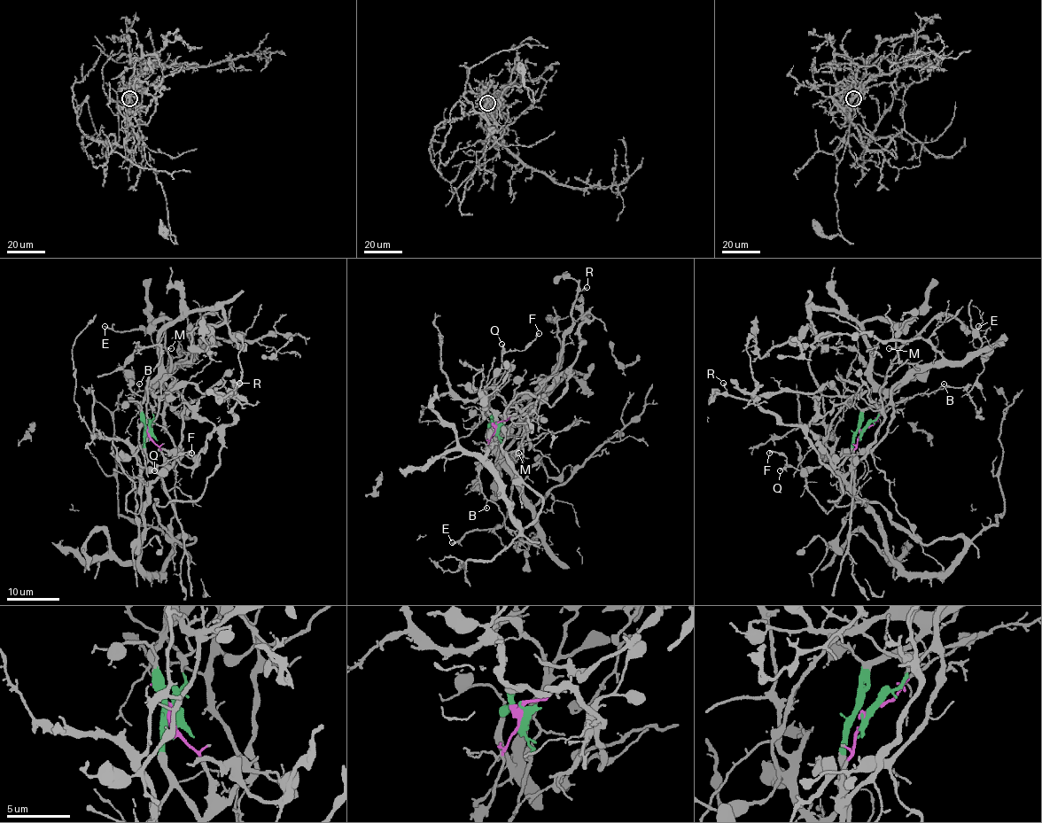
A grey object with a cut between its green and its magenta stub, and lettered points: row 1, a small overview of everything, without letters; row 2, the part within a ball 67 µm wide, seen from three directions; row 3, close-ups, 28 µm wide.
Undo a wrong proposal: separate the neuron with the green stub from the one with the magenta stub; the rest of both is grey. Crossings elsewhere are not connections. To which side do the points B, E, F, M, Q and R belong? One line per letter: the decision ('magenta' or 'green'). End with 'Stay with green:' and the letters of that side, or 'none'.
B: magenta
E: magenta
F: green
M: magenta
Q: green
R: green
Stay with green: F, Q, R

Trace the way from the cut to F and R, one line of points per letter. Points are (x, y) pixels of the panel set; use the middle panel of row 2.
F: (496, 426), (500, 442), (505, 404), (491, 386), (483, 389), (508, 351), (521, 351), (539, 332)
R: (496, 426), (500, 442), (507, 409), (536, 393), (550, 377), (571, 325), (575, 294), (587, 288)

